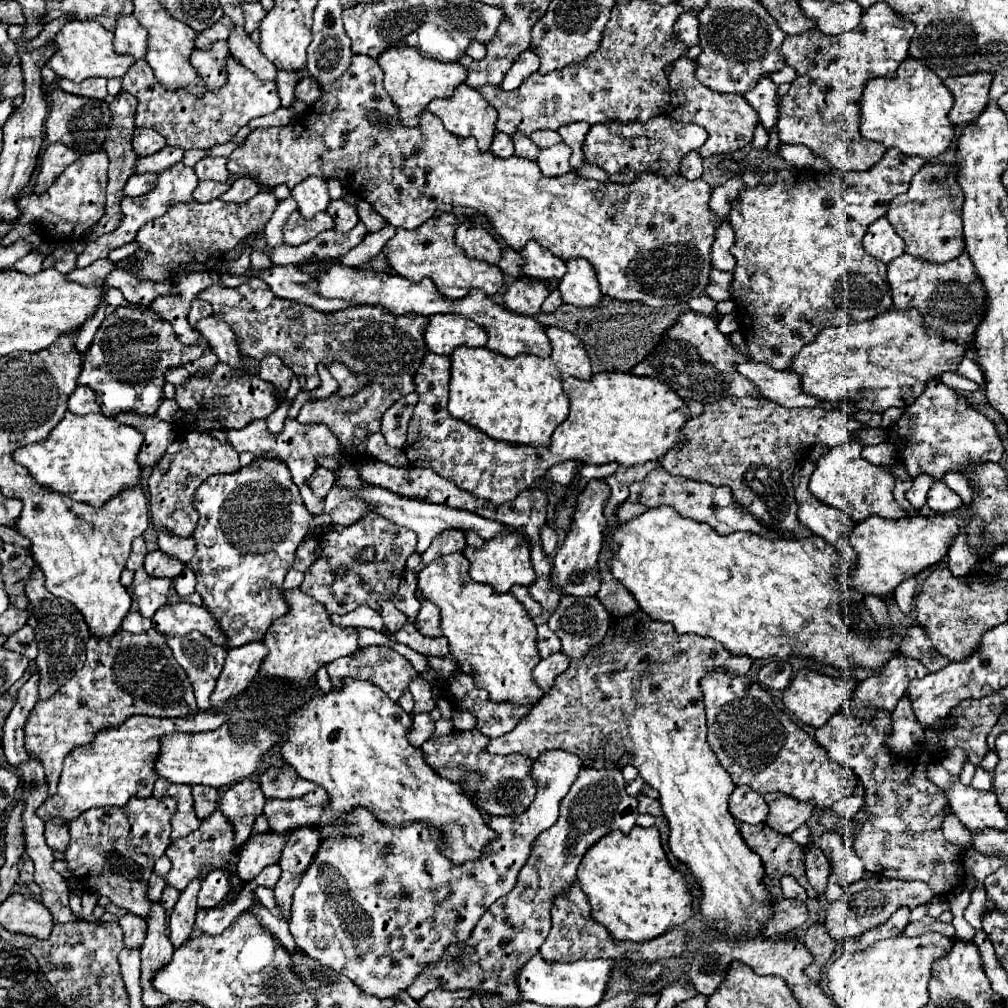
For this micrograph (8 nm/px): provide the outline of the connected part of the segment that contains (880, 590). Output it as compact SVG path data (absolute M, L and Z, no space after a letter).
M869 516L863 522L857 522L853 530L847 534L851 546L857 552L857 562L851 568L851 576L841 578L851 588L873 594L873 596L887 596L891 594L903 580L909 576L915 576L917 572L925 570L927 566L933 566L935 562L941 562L947 554L947 548L951 546L955 534L959 530L967 532L967 542L977 548L983 548L981 540L981 520L971 518L959 518L959 516L911 516L901 520L887 520L883 516Z

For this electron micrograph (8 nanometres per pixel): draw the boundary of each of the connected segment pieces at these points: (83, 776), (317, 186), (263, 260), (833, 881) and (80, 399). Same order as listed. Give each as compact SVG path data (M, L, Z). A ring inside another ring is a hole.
M201 712L195 720L171 720L155 716L129 716L123 724L101 728L91 742L75 748L67 754L63 772L59 778L57 794L49 796L39 808L37 814L41 820L63 818L73 820L89 808L111 808L125 806L131 796L151 796L157 774L153 770L153 758L159 752L159 736L167 732L199 732L219 728L225 714Z
M311 176L297 184L291 190L291 198L297 202L299 212L303 218L313 218L317 212L325 210L329 206L329 194L327 194L327 182L323 178Z
M253 250L253 254L251 254L251 268L255 268L257 272L261 268L261 272L263 272L263 270L269 270L271 264L273 262L271 262L267 250Z
M831 866L831 874L829 874L829 882L827 882L827 888L825 888L825 898L827 898L827 902L831 902L831 900L837 900L843 892L845 892L845 888L841 888L841 884L837 884L839 880L835 878L837 876L837 872L833 870L833 866Z
M79 386L69 396L69 410L77 414L91 414L91 412L101 412L101 406L97 404L97 396L89 386Z

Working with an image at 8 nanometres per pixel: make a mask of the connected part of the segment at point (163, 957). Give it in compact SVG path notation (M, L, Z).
M151 902L151 912L147 916L147 936L141 946L141 986L143 986L143 1004L145 1006L159 1006L169 1002L165 996L159 996L151 988L151 972L161 968L171 960L173 944L165 934L167 928L167 914L161 902Z

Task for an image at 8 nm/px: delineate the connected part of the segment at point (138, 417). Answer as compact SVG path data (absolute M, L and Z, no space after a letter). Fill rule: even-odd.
M121 412L115 416L117 422L133 426L143 434L143 446L139 450L139 466L141 468L153 468L163 458L169 444L175 440L175 426L169 422L159 420L157 416L143 416L137 412Z

